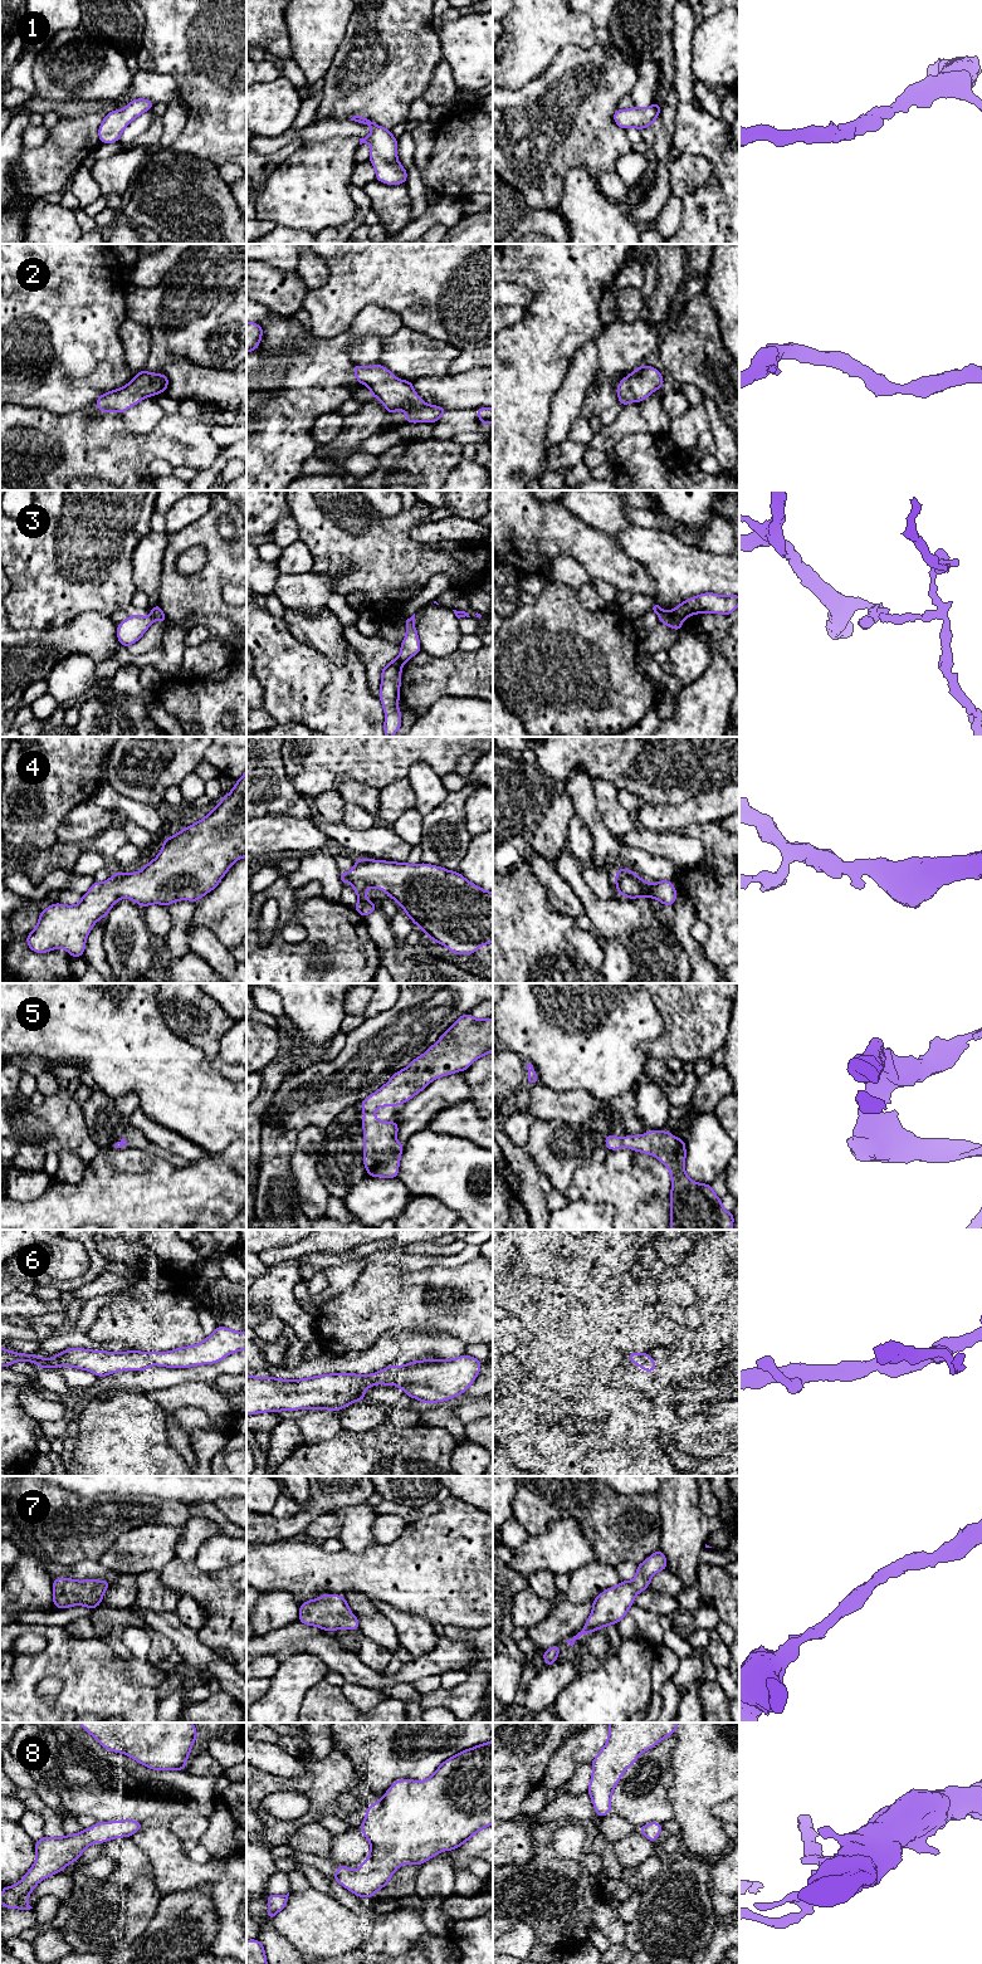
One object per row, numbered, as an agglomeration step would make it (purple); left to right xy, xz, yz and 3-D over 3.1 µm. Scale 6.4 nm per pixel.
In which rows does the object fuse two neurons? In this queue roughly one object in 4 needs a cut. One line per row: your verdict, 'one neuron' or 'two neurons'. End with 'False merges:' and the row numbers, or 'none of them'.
1: one neuron
2: one neuron
3: two neurons
4: one neuron
5: one neuron
6: one neuron
7: one neuron
8: one neuron
False merges: 3

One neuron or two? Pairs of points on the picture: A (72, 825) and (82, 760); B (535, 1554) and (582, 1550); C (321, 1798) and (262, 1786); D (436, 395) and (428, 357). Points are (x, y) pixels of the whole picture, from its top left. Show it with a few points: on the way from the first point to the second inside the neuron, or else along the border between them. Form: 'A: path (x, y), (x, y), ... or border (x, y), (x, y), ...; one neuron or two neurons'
A: border (92, 797), (78, 804), (55, 830); two neurons
B: path (546, 1550), (571, 1550); one neuron
C: path (306, 1784), (277, 1784); one neuron
D: border (446, 372), (440, 376), (423, 376), (413, 382); two neurons

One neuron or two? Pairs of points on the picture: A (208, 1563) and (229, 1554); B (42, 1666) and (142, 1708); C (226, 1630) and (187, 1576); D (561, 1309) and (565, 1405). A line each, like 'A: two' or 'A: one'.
A: one
B: one
C: one
D: two

